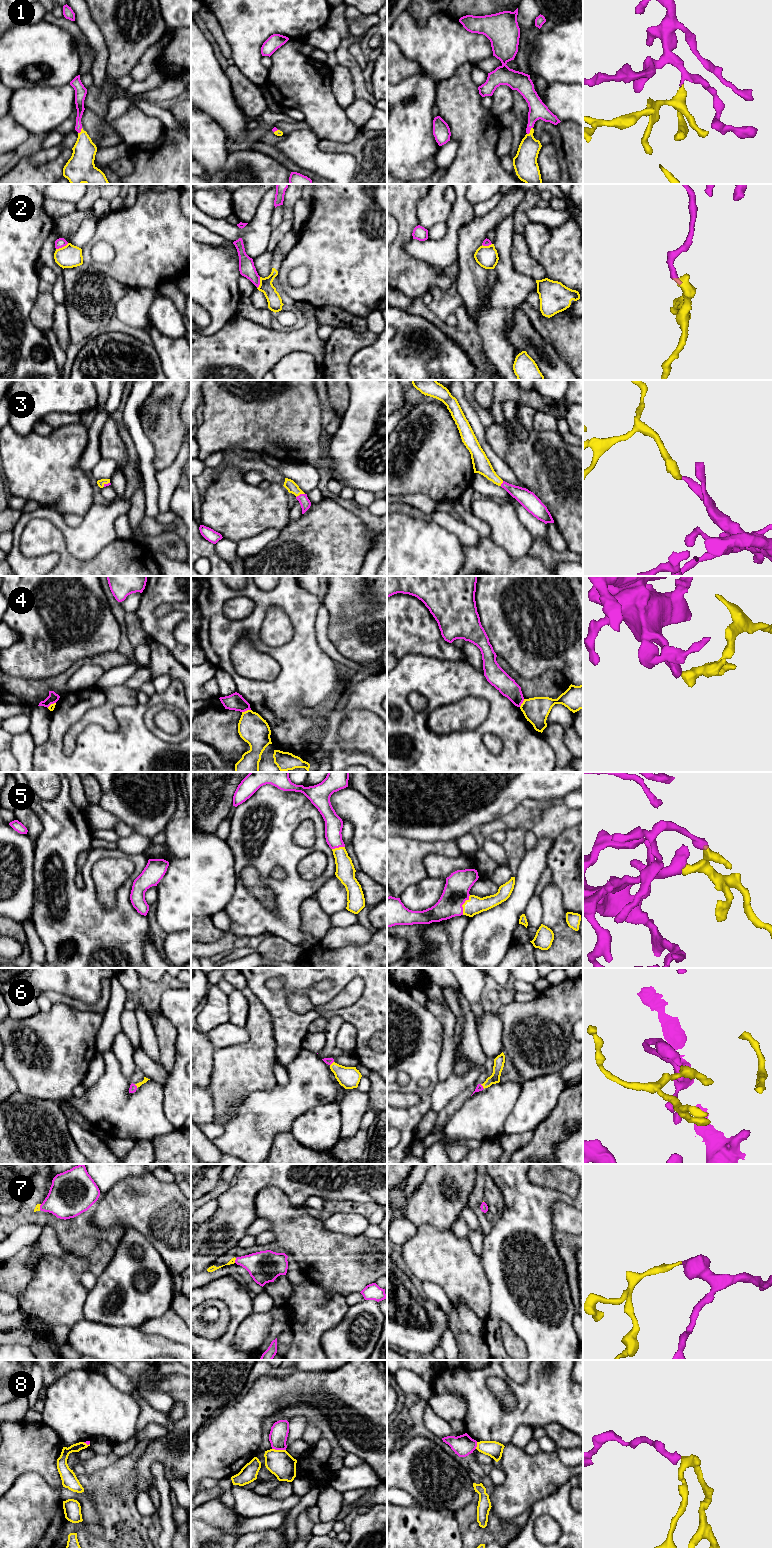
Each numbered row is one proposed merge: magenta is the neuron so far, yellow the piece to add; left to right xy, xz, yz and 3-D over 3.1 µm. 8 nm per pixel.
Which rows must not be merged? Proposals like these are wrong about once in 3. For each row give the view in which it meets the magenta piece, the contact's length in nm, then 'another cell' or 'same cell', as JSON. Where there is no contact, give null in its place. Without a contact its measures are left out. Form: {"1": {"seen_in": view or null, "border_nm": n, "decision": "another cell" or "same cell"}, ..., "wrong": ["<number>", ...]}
{"1": {"seen_in": "yz", "border_nm": 80, "decision": "same cell"}, "2": {"seen_in": "xy", "border_nm": 120, "decision": "another cell"}, "3": {"seen_in": "xz", "border_nm": 80, "decision": "same cell"}, "4": {"seen_in": "xz", "border_nm": 80, "decision": "another cell"}, "5": {"seen_in": "yz", "border_nm": 170, "decision": "same cell"}, "6": {"seen_in": "yz", "border_nm": 50, "decision": "same cell"}, "7": {"seen_in": "xz", "border_nm": 40, "decision": "same cell"}, "8": {"seen_in": "xz", "border_nm": 110, "decision": "another cell"}, "wrong": ["2", "4", "8"]}

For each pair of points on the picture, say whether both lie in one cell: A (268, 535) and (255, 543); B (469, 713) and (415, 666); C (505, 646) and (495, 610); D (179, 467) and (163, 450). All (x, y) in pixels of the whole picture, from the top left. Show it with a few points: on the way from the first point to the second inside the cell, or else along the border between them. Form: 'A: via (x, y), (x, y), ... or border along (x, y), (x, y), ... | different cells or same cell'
A: via (265, 537), (258, 543) | same cell
B: border along (479, 696), (465, 696), (434, 710) | different cells
C: via (505, 637), (505, 626), (501, 619) | same cell
D: border along (180, 448), (175, 460), (171, 464), (156, 471) | different cells

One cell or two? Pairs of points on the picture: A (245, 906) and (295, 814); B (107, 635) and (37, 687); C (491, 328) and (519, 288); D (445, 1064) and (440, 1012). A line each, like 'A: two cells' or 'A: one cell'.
A: one cell
B: two cells
C: one cell
D: one cell

